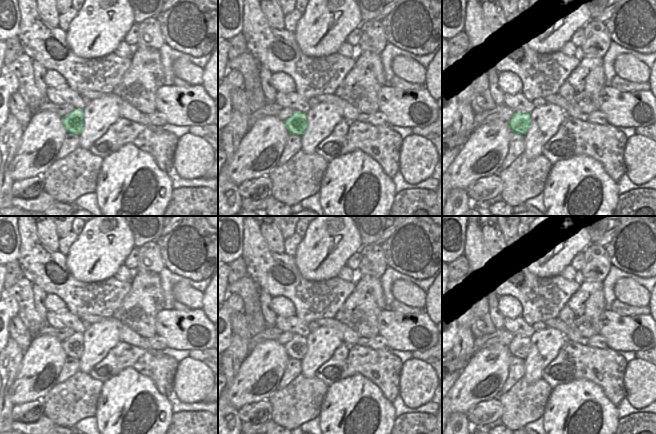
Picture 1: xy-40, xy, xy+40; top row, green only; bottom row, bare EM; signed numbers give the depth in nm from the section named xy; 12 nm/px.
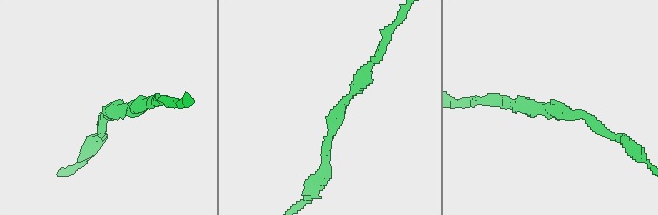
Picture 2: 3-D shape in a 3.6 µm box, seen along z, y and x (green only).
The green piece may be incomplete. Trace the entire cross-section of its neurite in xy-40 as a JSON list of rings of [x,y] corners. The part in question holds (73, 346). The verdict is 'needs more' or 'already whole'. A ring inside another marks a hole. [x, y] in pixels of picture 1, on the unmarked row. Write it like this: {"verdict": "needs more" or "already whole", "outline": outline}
{"verdict": "already whole", "outline": [[[74,333],[62,342],[62,348],[68,357],[80,359],[83,354],[83,333]]]}

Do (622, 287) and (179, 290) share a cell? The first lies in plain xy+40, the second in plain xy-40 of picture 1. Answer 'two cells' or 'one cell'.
one cell

